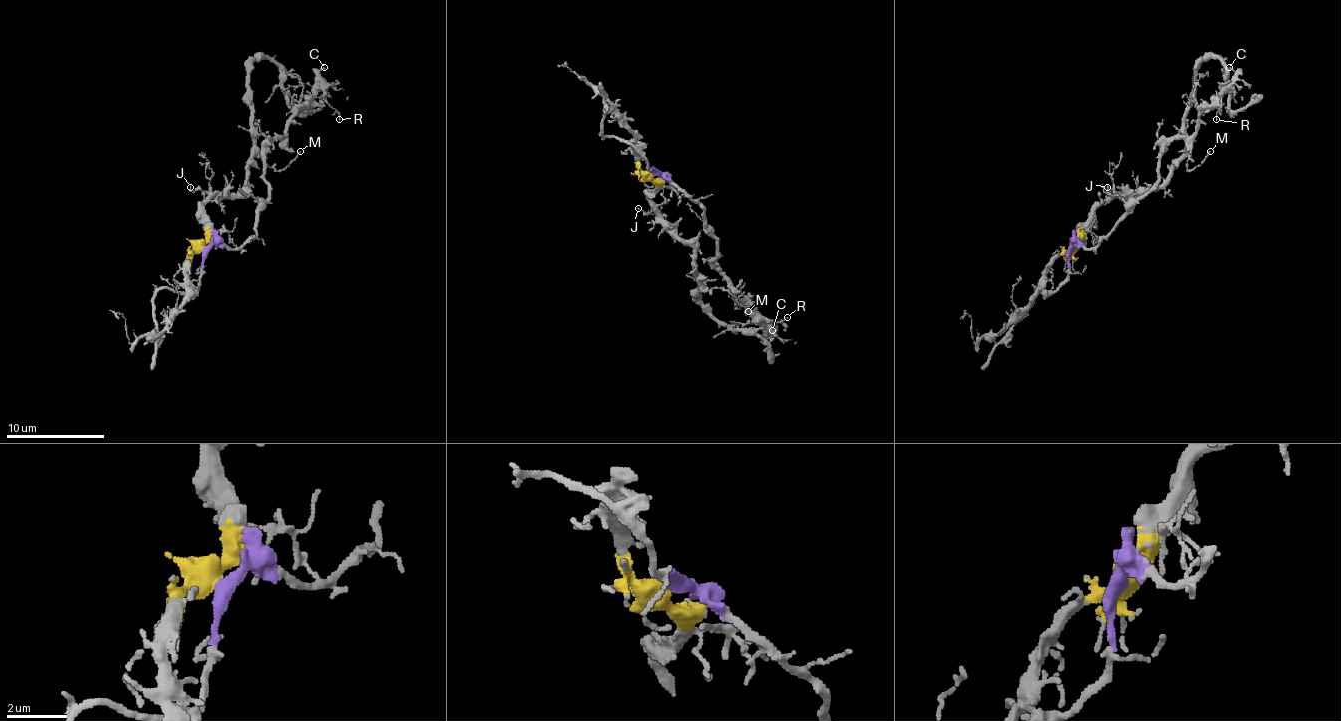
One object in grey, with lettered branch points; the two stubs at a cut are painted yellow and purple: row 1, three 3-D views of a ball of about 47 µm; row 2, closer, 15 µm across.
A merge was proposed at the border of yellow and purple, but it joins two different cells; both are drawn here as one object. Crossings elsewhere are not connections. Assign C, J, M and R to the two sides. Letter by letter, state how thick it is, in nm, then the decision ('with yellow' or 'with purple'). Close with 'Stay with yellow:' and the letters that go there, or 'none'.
C: 100 nm | with purple
J: 110 nm | with yellow
M: 110 nm | with yellow
R: 70 nm | with purple
Stay with yellow: J, M

